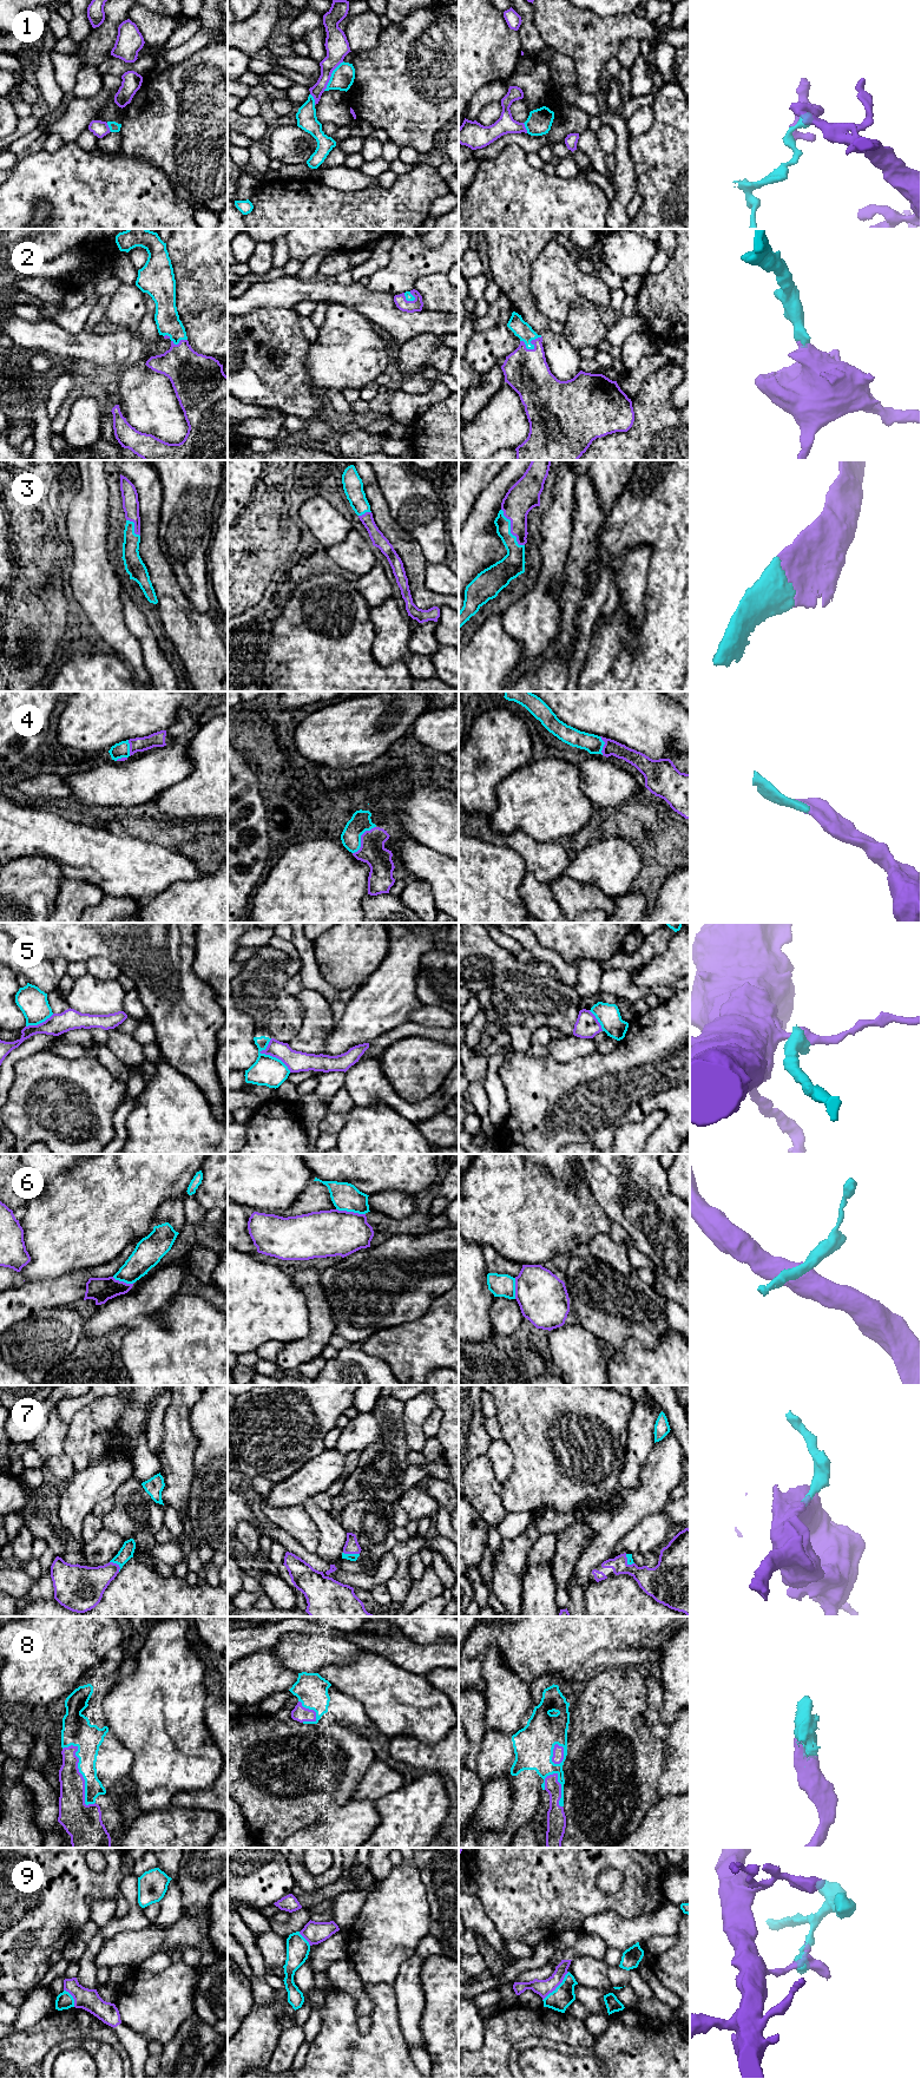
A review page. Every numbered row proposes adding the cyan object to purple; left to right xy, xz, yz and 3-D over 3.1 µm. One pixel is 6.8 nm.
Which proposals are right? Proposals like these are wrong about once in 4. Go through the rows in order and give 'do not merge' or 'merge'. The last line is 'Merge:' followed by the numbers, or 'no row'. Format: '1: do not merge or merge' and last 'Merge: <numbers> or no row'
1: do not merge
2: merge
3: merge
4: merge
5: do not merge
6: do not merge
7: merge
8: merge
9: do not merge
Merge: 2, 3, 4, 7, 8

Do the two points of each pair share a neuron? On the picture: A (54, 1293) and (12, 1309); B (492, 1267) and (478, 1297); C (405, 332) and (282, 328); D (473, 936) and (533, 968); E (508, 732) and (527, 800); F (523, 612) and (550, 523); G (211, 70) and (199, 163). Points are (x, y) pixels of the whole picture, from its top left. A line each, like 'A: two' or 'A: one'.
A: one
B: two
C: two
D: one
E: two
F: one
G: one

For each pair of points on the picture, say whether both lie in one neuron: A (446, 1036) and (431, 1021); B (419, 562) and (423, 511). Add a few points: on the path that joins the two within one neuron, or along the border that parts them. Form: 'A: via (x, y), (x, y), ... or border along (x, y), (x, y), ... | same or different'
A: border along (409, 1020), (427, 1027), (442, 1027), (446, 1029) | different
B: border along (401, 526), (416, 542), (427, 562) | different

